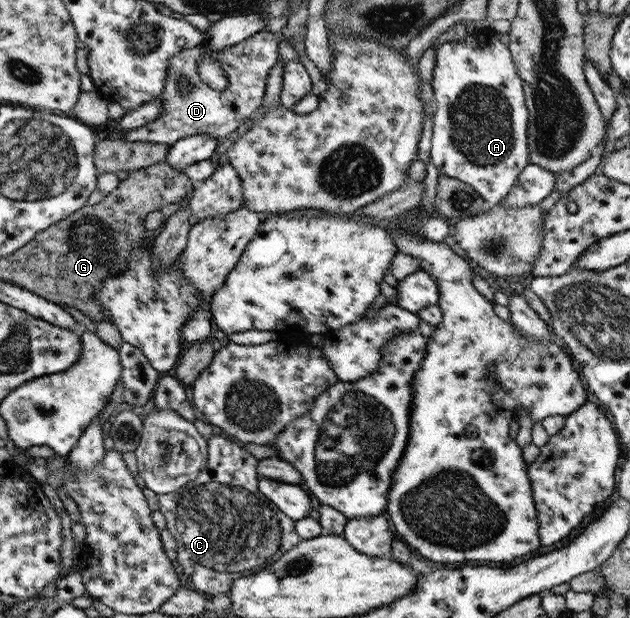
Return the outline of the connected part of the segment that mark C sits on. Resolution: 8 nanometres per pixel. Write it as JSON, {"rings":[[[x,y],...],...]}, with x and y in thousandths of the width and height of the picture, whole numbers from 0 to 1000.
{"rings":[[[337,704],[329,714],[325,738],[325,756],[310,773],[273,798],[249,801],[249,807],[251,827],[262,837],[263,858],[281,879],[279,909],[311,958],[333,968],[359,963],[375,937],[416,924],[479,872],[468,861],[468,843],[451,833],[408,793],[408,743],[390,731],[381,717],[363,707]]]}

